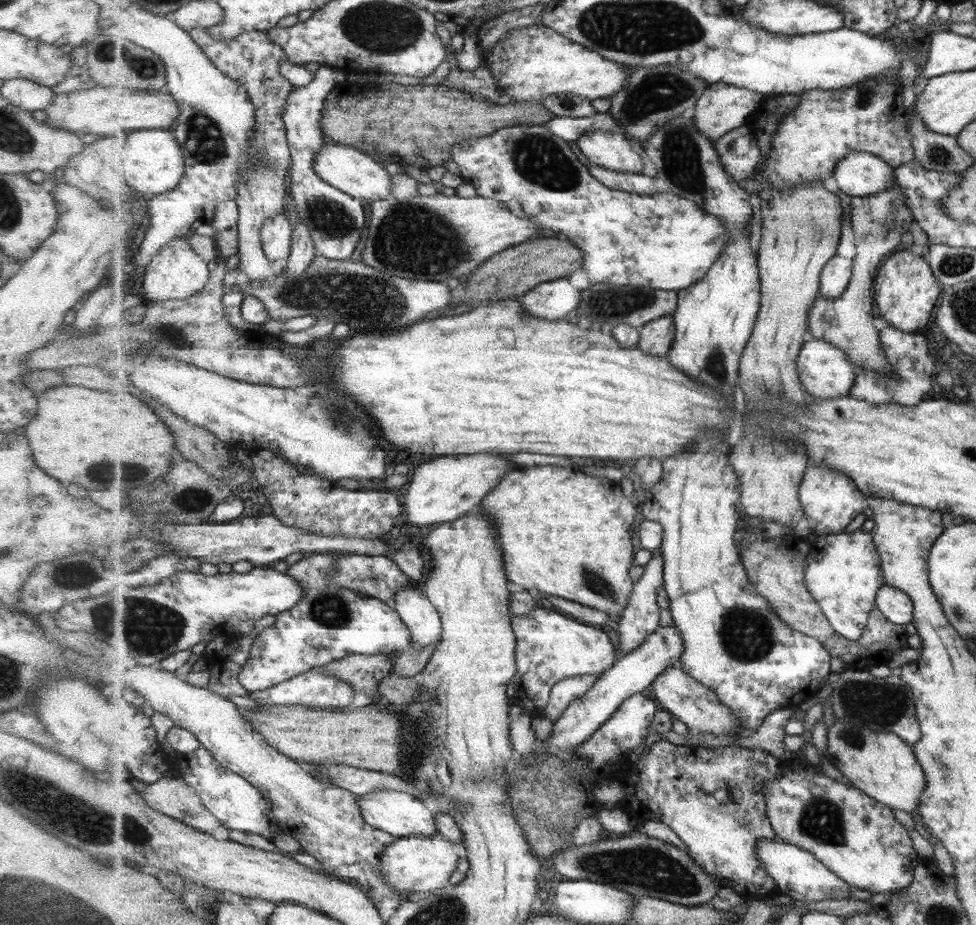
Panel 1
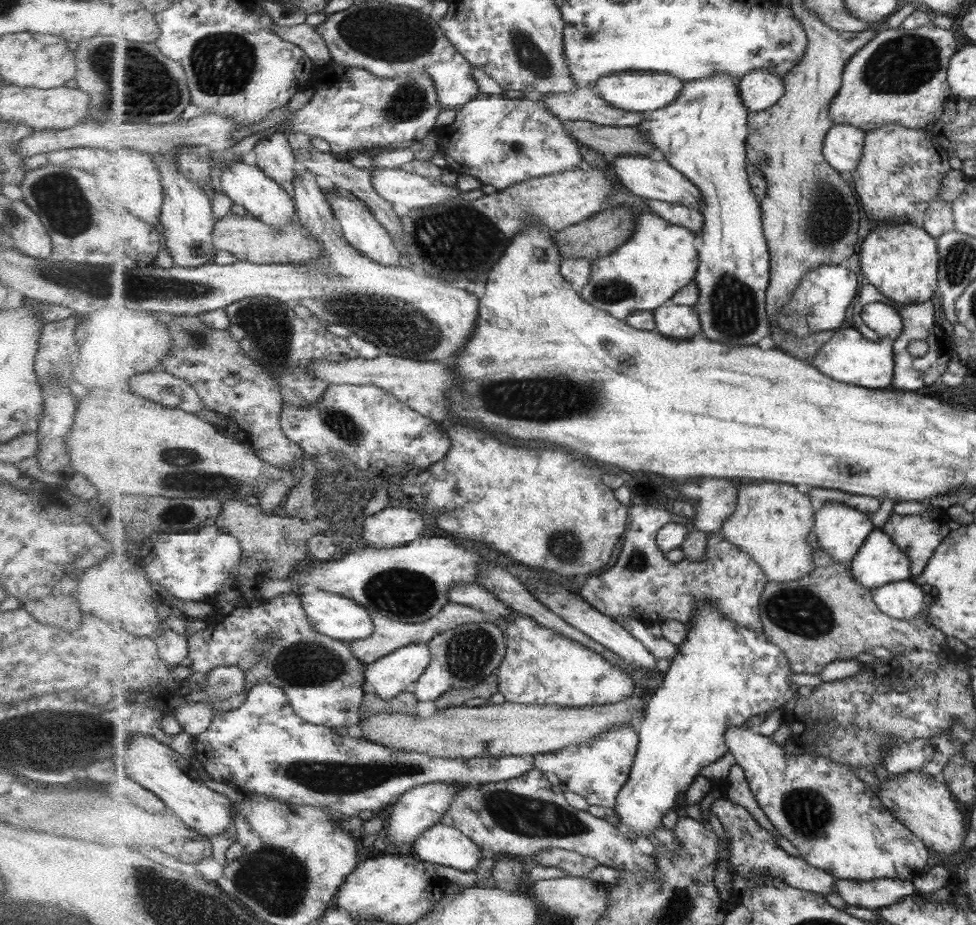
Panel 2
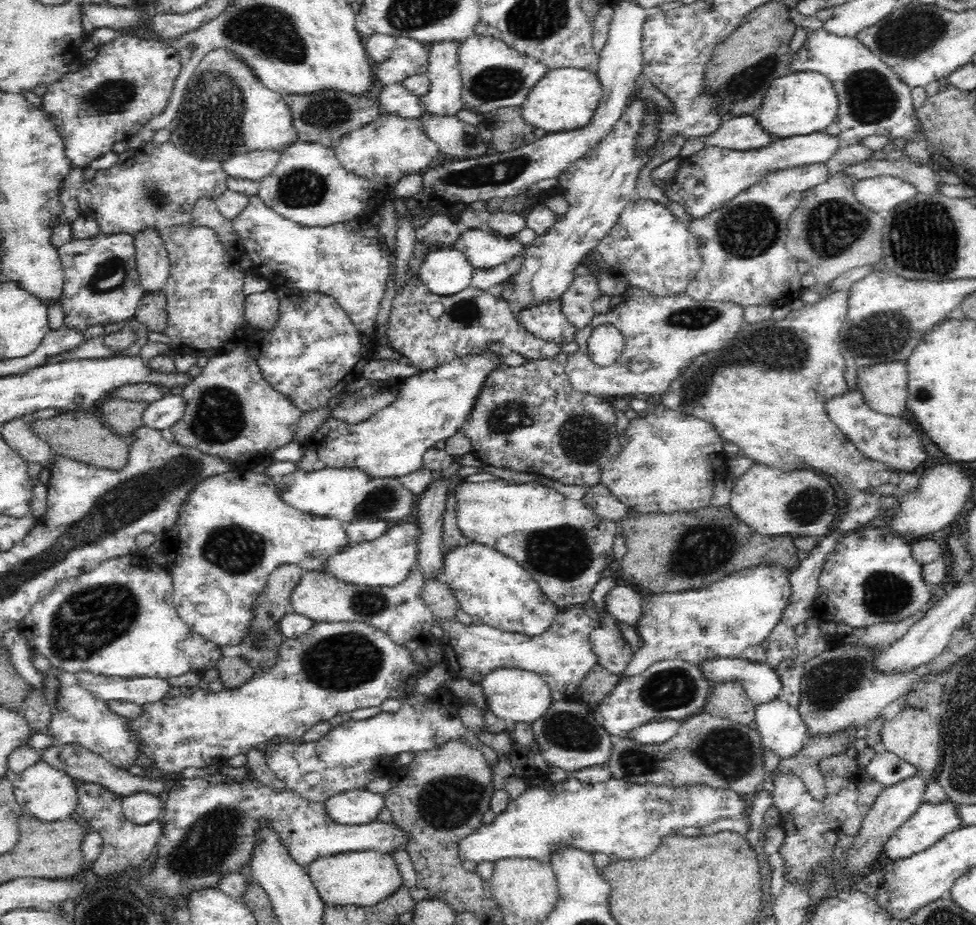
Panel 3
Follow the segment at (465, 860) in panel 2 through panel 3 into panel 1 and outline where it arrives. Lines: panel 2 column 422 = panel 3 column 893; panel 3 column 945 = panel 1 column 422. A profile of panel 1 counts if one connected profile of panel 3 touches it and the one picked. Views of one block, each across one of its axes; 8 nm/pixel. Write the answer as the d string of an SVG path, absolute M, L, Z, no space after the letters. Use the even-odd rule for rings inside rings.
M379 790L373 794L358 796L364 819L375 829L393 834L397 839L409 836L434 836L438 833L438 822L433 809L421 799L406 791Z

